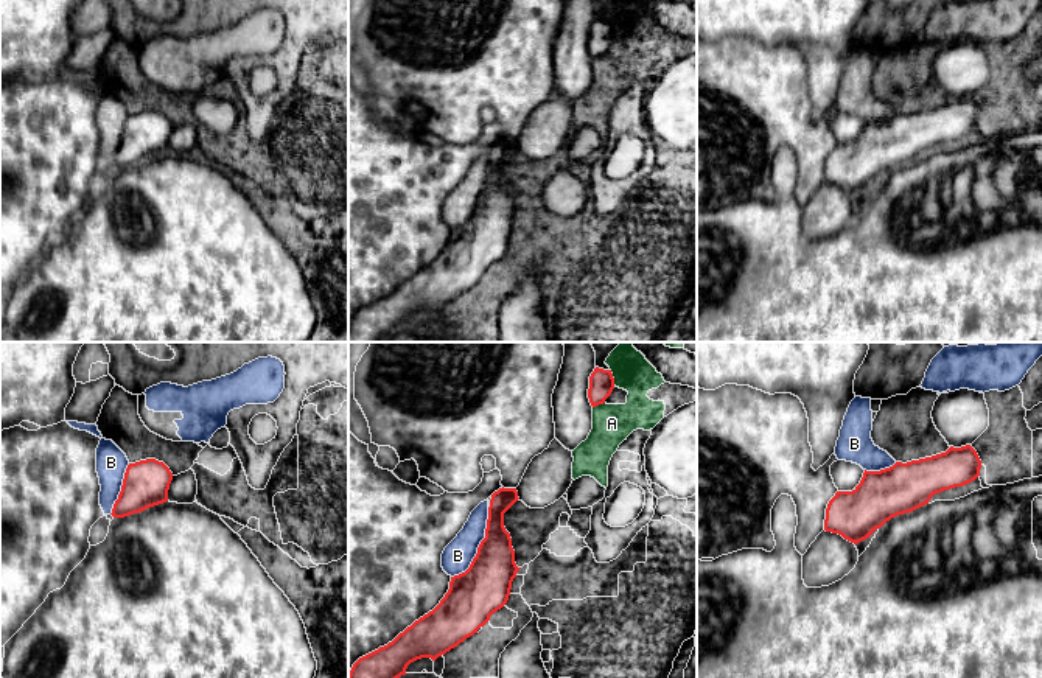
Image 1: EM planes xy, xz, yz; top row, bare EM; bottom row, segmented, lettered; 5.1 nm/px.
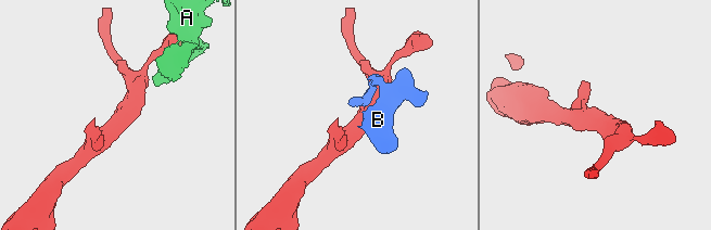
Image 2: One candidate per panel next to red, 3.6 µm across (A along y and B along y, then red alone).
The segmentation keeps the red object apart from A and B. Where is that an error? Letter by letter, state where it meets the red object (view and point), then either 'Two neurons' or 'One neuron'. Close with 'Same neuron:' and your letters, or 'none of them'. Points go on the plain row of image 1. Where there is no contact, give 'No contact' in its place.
A: Touches red at xz (611, 28). Two neurons
B: Touches red at xz (479, 198). Two neurons
Same neuron: none of them

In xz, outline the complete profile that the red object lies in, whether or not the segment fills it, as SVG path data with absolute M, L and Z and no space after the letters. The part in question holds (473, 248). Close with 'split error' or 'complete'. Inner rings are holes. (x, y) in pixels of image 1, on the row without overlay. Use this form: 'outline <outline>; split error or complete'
outline M502 138L491 146L485 190L470 219L451 229L448 244L432 263L353 316L348 342L384 342L406 327L411 314L421 309L435 313L477 285L507 255L519 219L504 165L518 151L516 140Z; complete

